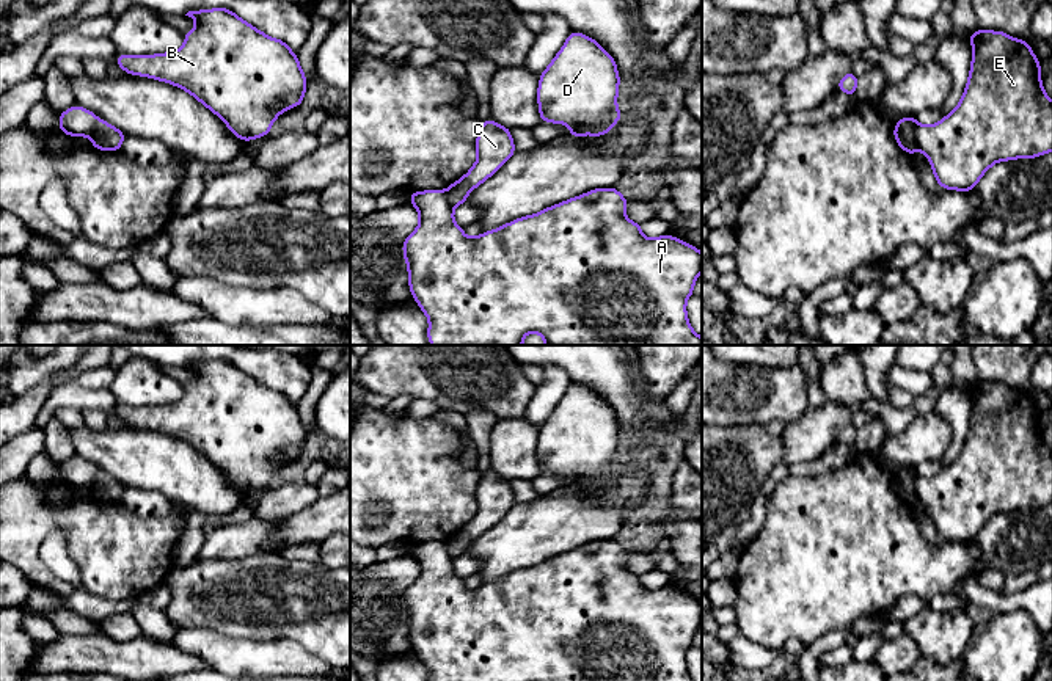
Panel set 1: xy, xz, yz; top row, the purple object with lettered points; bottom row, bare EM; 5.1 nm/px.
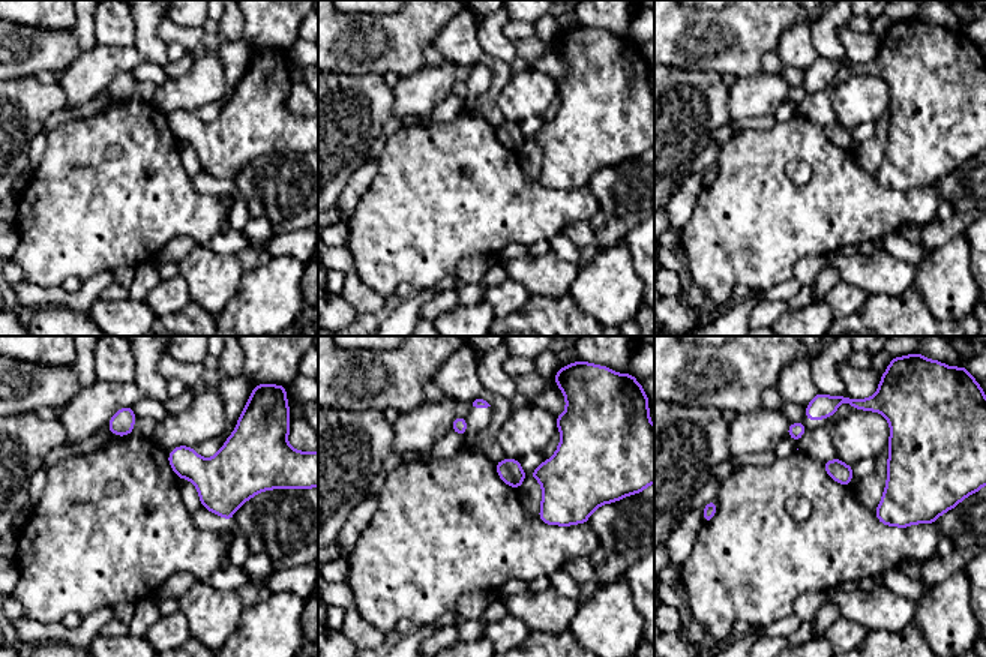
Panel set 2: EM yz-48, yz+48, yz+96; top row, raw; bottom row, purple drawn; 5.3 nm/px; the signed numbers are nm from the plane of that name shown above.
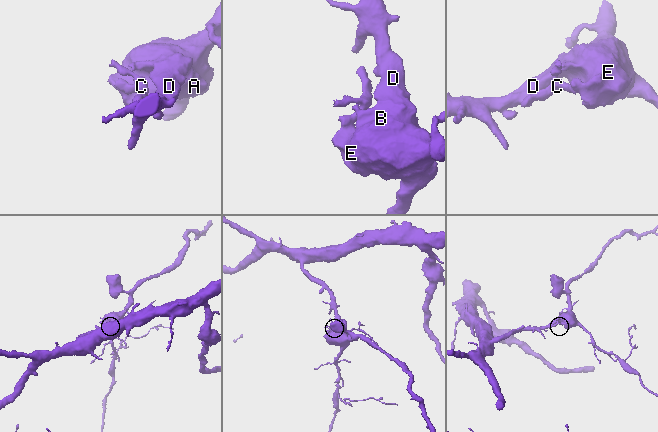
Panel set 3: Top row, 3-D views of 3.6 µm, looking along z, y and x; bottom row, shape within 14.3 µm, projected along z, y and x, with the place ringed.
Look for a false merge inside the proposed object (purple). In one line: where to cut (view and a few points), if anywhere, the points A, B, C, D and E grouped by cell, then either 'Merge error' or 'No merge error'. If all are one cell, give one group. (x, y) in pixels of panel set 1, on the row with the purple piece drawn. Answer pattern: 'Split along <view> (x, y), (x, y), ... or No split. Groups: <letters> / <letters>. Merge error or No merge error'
Split along yz (900, 120), (911, 127), (919, 148). Groups: A B D E / C. Merge error

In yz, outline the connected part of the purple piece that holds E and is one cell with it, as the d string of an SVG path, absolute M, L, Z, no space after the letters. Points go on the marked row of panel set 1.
M977 30L967 39L972 44L973 56L970 63L969 80L956 108L933 126L922 126L917 122L917 118L912 118L912 116L906 116L900 119L901 122L908 122L912 127L919 149L930 158L931 169L936 176L937 184L945 190L959 190L959 191L973 190L973 187L978 184L981 176L997 162L1006 162L1014 158L1035 158L1052 151L1052 100L1043 89L1043 82L1039 74L1041 61L1036 60L1035 53L1030 49L1028 41L1021 41L1021 39L1011 38L1003 31L991 31L991 30Z

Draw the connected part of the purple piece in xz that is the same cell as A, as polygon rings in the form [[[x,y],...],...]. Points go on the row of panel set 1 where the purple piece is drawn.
[[[614,187],[590,190],[473,239],[466,237],[463,228],[454,223],[454,207],[447,201],[446,190],[413,191],[408,202],[418,209],[419,224],[404,240],[402,249],[411,295],[429,319],[427,339],[432,345],[523,345],[523,337],[529,333],[539,333],[545,345],[702,345],[702,337],[694,333],[686,314],[686,301],[692,295],[694,282],[702,271],[702,253],[669,234],[645,239],[641,223],[626,218],[628,199]]]

